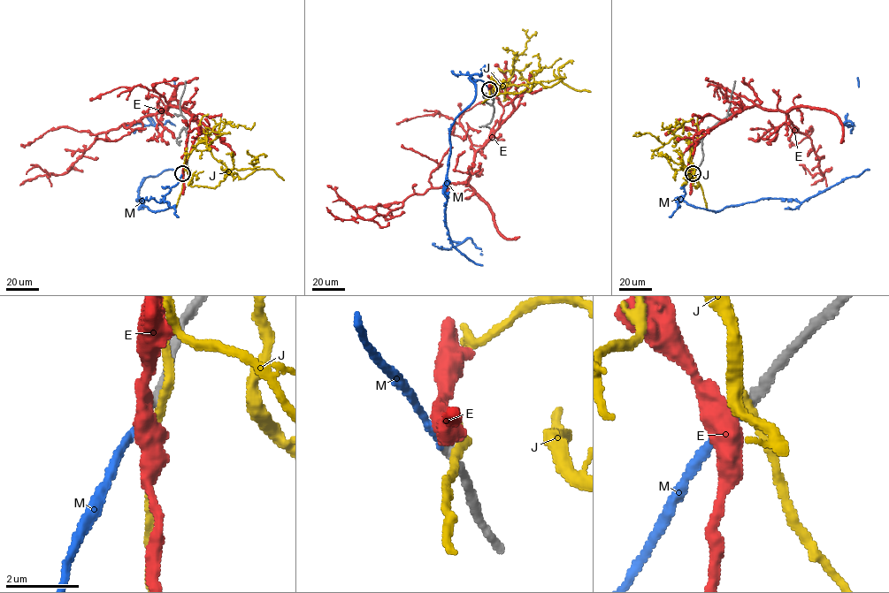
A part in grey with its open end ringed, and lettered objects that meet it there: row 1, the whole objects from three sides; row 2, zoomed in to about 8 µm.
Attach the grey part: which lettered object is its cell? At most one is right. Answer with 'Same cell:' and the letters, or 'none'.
Same cell: M

